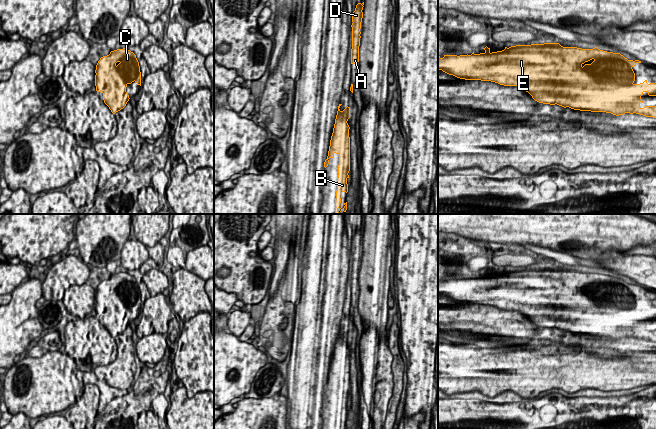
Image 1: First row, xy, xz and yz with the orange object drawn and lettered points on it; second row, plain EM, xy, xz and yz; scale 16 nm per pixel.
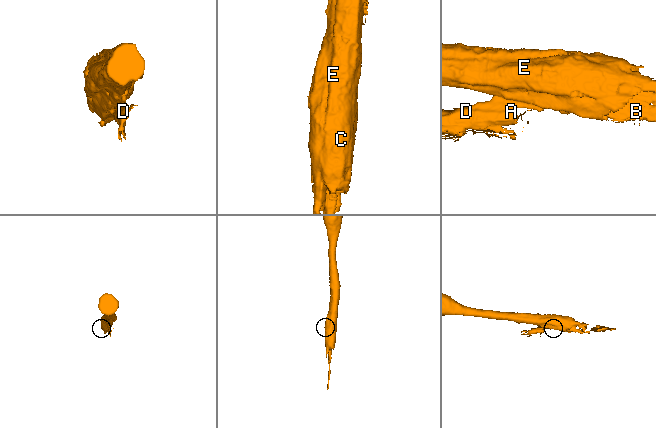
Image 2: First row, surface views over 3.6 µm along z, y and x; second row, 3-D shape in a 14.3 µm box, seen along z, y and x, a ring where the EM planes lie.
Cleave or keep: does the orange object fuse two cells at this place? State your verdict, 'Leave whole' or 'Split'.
Leave whole

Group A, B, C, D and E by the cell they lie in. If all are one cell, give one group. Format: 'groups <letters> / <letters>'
groups A B C D E

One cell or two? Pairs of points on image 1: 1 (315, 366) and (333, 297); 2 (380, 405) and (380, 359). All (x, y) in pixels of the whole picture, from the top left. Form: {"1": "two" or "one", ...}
{"1": "one", "2": "one"}

